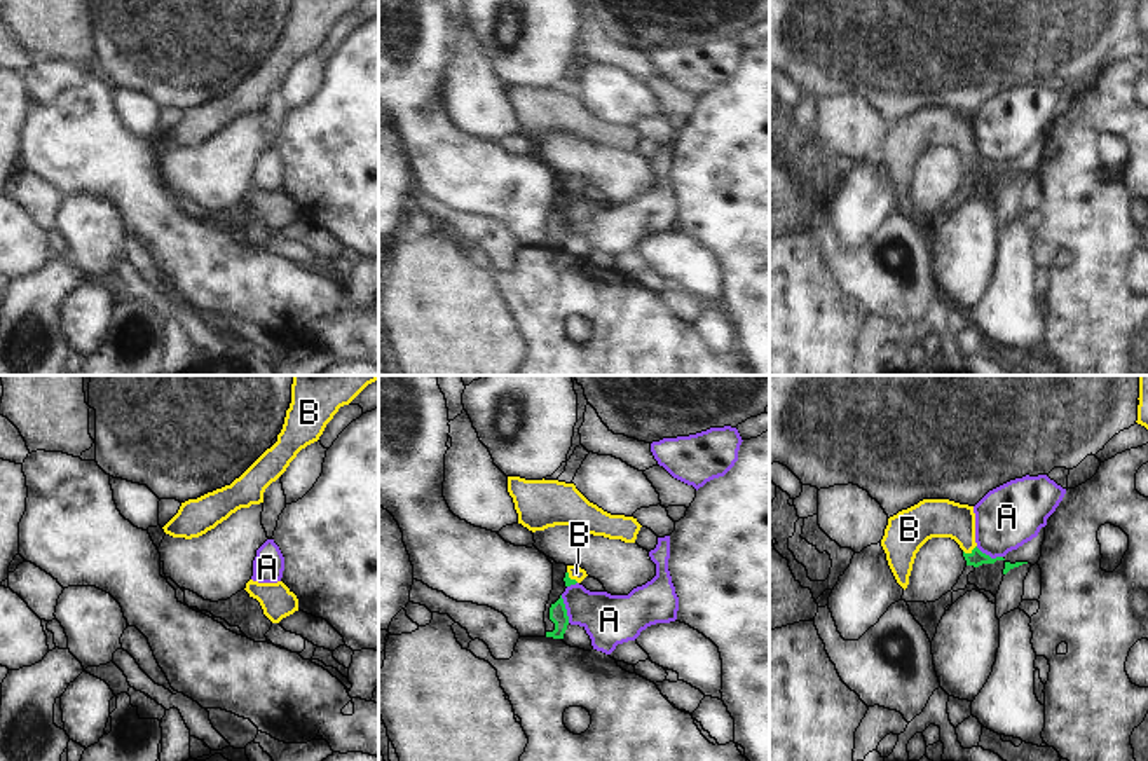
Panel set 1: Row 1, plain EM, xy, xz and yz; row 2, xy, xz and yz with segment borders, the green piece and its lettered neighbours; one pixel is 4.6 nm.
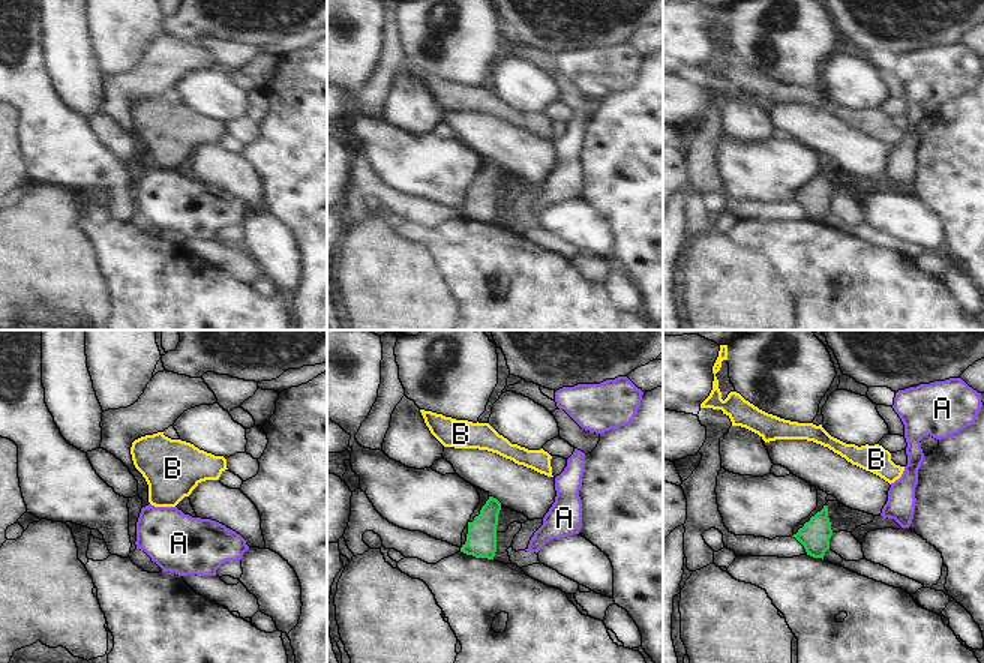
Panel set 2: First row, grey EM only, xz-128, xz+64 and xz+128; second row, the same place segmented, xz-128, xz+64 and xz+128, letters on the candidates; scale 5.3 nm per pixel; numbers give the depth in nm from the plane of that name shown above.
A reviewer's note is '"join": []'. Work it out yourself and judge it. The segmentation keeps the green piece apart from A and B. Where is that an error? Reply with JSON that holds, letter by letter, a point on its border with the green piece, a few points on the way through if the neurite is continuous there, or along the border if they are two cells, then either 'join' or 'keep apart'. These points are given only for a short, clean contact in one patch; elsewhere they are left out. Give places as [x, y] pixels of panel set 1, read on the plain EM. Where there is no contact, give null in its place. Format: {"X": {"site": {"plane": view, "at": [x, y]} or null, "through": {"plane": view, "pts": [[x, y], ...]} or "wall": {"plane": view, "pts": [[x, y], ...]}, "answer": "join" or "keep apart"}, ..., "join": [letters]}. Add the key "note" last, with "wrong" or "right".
{"A": {"site": {"plane": "xz", "at": [566, 219]}, "wall": {"plane": "xz", "pts": [[560, 205], [569, 231]]}, "answer": "keep apart"}, "B": {"site": {"plane": "yz", "at": [969, 163]}, "through": {"plane": "yz", "pts": [[976, 168], [969, 163], [944, 128], [929, 128]]}, "answer": "join"}, "join": ["B"], "note": "wrong"}

